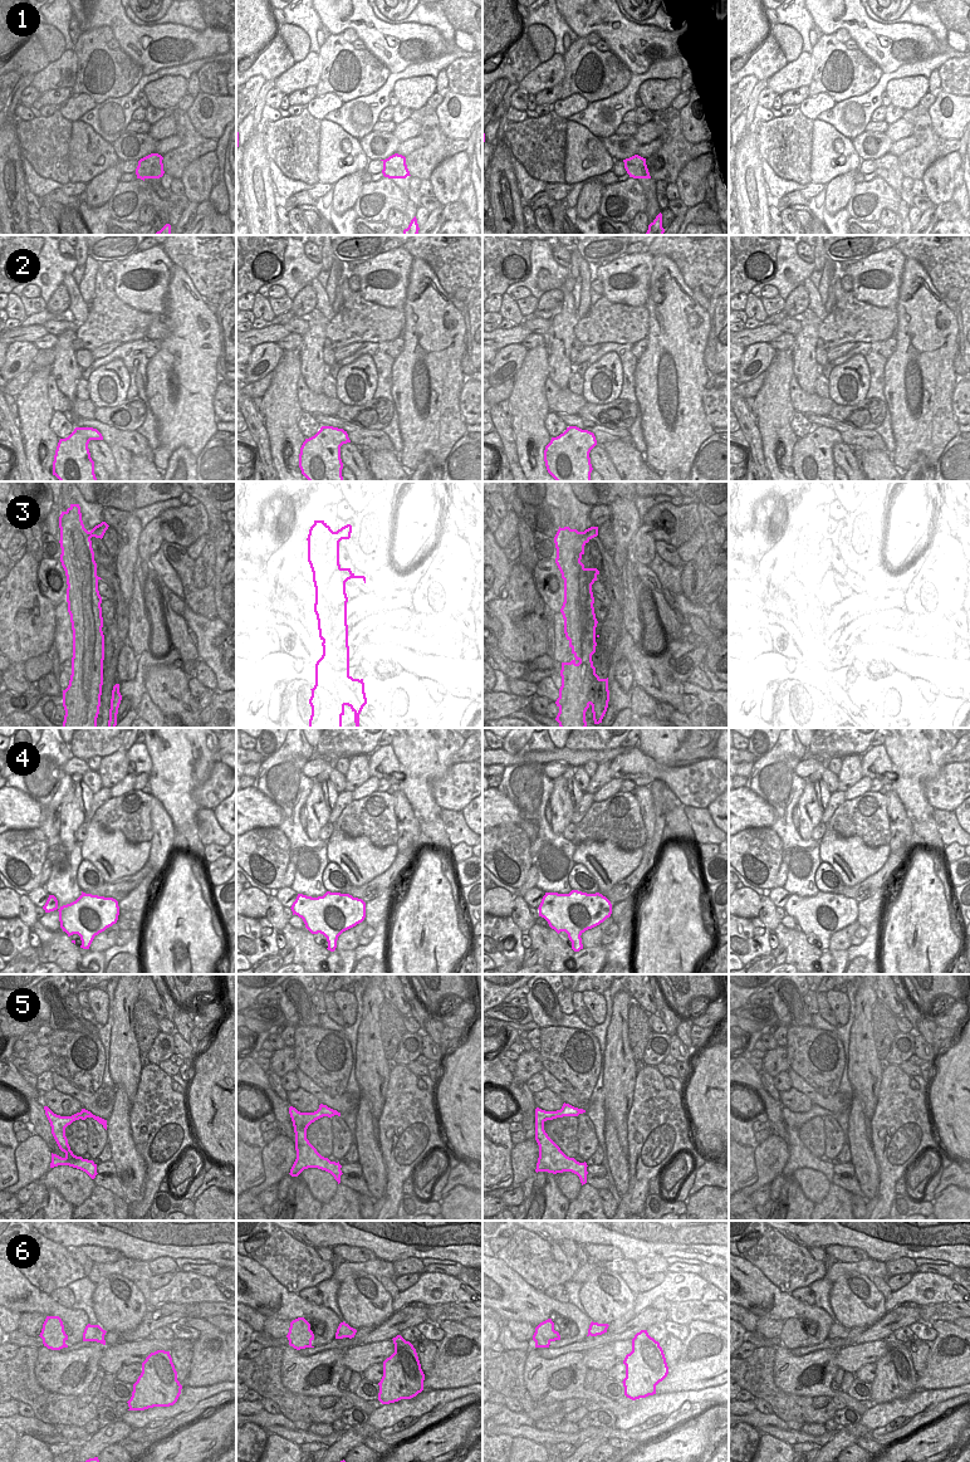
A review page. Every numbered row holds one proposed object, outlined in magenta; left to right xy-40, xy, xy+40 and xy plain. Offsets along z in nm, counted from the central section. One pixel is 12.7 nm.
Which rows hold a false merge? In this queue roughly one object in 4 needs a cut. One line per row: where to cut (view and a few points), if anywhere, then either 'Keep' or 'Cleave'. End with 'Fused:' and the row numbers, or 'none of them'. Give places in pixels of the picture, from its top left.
1: Split along xy+40 (630, 165), (637, 165), (650, 177). Cleave
2: No split. Keep
3: Split along xy+40 (583, 532), (583, 538), (587, 542). Cleave
4: No split. Keep
5: No split. Keep
6: No split. Keep
Fused: 1, 3.

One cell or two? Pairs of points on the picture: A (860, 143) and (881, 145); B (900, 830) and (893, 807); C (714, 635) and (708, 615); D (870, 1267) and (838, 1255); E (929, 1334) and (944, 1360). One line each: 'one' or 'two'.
A: one
B: one
C: two
D: two
E: two

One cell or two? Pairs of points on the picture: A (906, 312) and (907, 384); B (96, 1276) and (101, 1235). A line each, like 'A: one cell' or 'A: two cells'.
A: one cell
B: two cells

